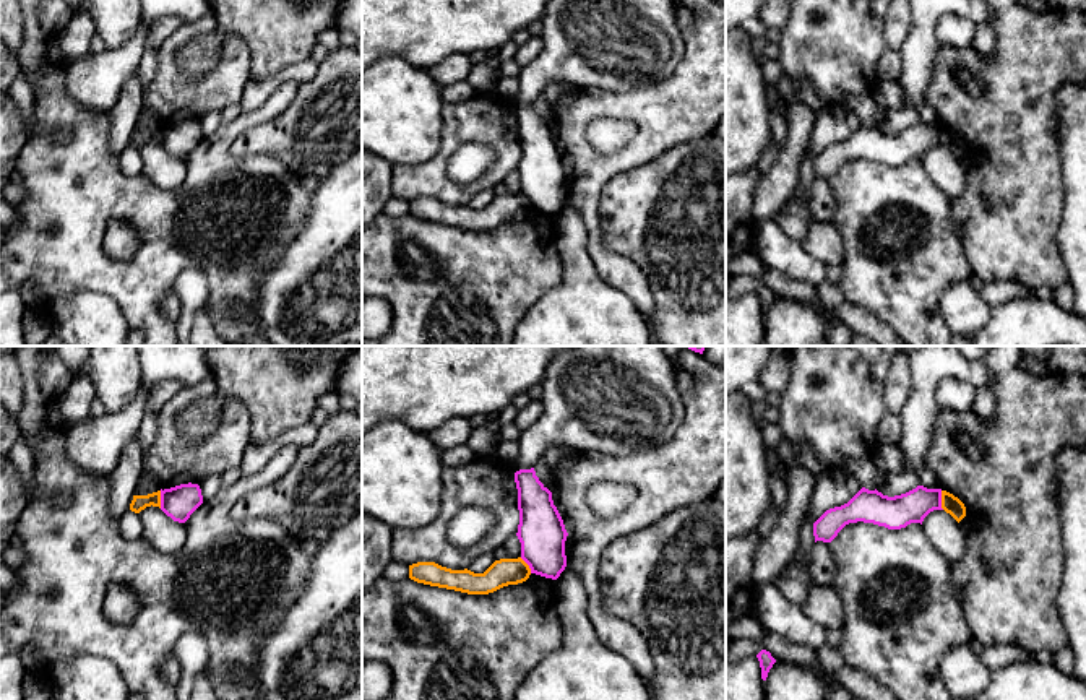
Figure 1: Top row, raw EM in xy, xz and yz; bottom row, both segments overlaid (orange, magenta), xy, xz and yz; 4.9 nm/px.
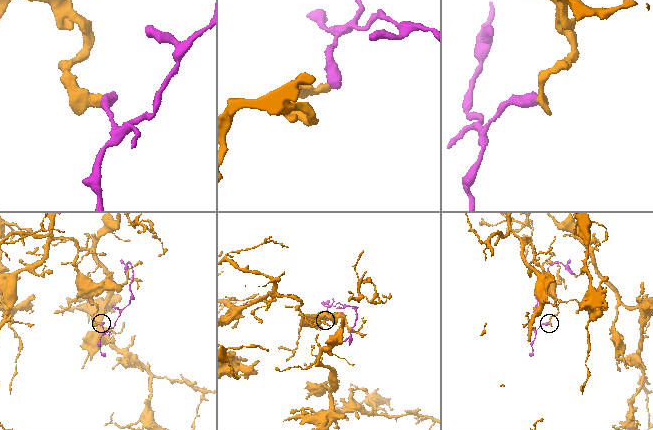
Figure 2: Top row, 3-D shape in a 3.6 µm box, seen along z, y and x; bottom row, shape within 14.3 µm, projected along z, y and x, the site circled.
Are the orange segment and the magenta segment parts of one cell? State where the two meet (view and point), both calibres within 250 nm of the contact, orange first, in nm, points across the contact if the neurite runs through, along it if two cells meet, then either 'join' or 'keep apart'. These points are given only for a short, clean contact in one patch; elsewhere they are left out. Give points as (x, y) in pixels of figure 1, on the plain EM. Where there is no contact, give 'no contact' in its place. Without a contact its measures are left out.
meets orange in yz at (942, 137); 90 nm thick on the orange side, 160 nm on the other; border along yz (940, 127), (940, 142), (943, 145); keep apart

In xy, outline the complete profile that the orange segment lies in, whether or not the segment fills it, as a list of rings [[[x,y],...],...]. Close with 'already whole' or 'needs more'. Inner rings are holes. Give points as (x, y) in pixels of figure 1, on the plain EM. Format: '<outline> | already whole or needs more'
[[[161,127],[148,130],[148,132],[133,132],[130,146],[135,149],[140,149],[141,146],[151,141],[161,145]]] | already whole

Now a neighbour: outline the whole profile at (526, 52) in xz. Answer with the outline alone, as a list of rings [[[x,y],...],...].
[[[532,36],[526,44],[518,47],[515,60],[523,67],[528,65],[542,50],[544,42],[541,36]]]

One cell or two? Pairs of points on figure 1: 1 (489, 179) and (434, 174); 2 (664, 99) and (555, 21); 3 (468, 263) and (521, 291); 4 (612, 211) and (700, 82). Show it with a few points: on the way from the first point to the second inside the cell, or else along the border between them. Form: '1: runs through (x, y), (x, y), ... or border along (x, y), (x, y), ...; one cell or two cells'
1: runs through (476, 187), (447, 187); one cell
2: border along (677, 64), (658, 82), (625, 90), (607, 90); two cells
3: runs through (481, 276), (508, 278); one cell
4: border along (677, 146), (640, 166), (619, 172), (609, 182); two cells

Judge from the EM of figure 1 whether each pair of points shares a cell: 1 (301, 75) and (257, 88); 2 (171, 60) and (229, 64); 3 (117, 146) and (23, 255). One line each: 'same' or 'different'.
1: same
2: same
3: different

